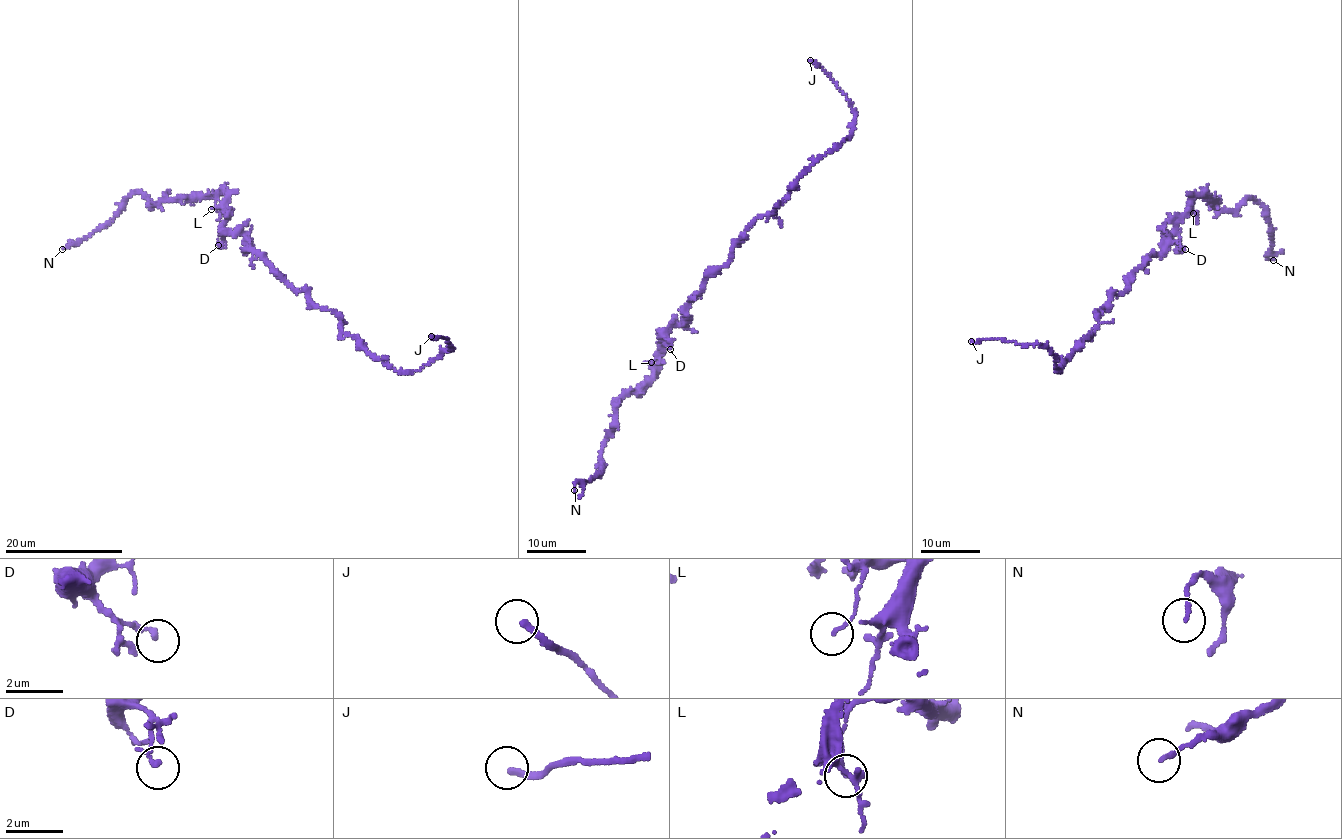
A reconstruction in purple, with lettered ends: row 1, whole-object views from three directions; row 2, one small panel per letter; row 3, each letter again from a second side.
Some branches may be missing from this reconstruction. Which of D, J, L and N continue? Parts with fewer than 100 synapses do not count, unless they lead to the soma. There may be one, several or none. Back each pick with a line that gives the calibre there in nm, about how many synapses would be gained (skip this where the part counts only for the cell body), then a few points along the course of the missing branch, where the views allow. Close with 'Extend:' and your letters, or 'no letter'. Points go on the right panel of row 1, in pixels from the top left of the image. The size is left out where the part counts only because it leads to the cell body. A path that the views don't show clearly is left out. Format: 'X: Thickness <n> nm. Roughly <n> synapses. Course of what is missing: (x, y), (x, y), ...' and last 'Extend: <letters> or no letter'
J: Thickness 220 nm
Extend: J

